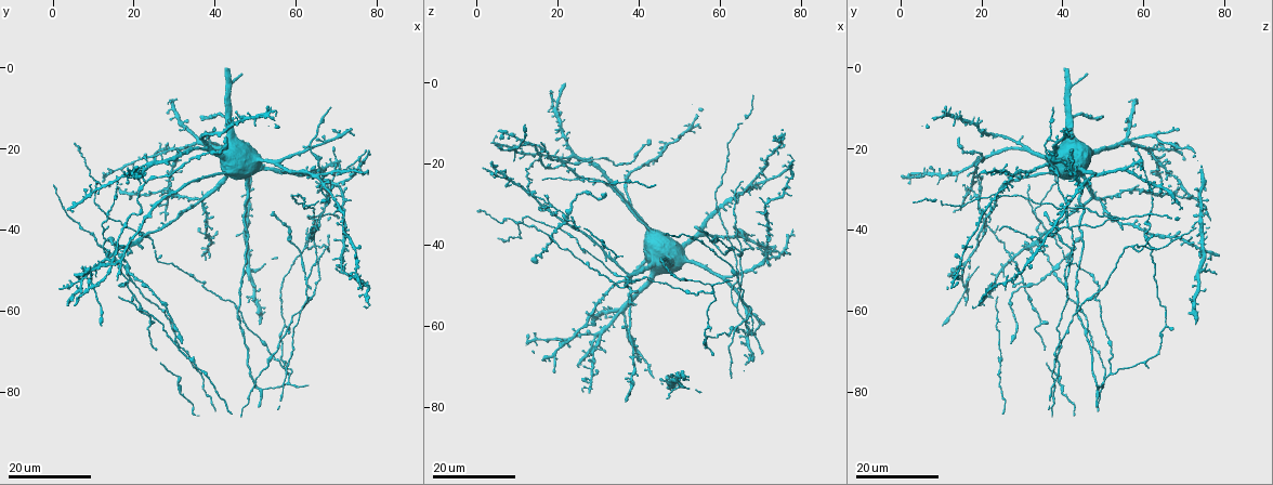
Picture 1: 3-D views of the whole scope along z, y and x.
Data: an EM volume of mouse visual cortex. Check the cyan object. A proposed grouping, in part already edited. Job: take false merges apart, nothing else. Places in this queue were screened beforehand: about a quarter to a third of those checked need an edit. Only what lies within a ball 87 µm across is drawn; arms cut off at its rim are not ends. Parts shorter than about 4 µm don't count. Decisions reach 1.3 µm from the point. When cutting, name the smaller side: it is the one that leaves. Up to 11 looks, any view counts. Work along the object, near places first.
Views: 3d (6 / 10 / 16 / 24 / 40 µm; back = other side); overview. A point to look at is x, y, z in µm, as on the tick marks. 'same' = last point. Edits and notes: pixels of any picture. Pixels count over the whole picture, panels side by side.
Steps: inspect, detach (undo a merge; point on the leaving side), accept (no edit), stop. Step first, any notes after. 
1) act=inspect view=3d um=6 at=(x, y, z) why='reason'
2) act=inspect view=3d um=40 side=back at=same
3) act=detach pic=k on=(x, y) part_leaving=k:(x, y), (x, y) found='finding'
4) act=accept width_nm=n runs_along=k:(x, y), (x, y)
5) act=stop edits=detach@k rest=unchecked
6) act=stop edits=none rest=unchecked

act=inspect view=3d um=16 at=(64.5, 37.0, 54.5) why='side arm on a straight run'

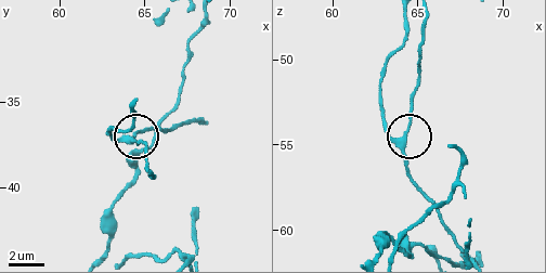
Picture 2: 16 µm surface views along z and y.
act=inspect view=3d um=6 at=(63.8, 37.3, 55.0) why='closer look'

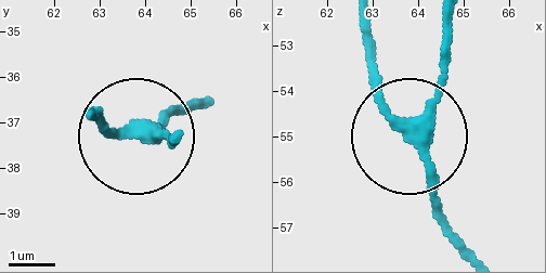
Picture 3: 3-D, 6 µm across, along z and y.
act=accept side_arm_um=18 runs_along=3:(453, 22), (441, 91), (414, 138), (450, 238) found='all the same neuron'

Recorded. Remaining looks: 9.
act=inspect view=3d um=24 at=(67.5, 44.0, 57.5) why='branch point'

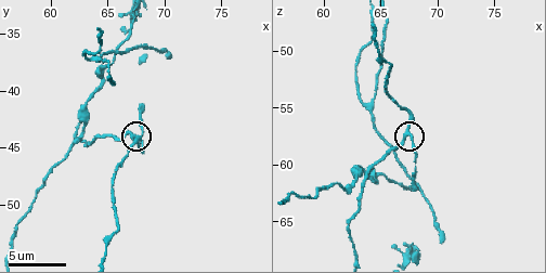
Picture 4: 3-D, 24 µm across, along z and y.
act=inspect view=3d um=6 at=same

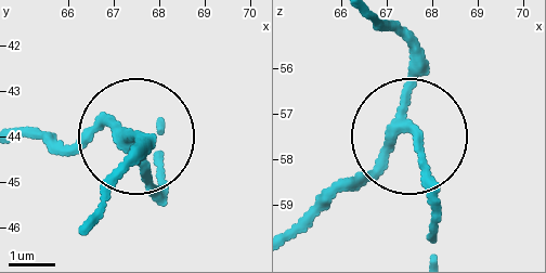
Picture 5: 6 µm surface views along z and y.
act=accept width_nm=210 runs_along=5:(297, 234), (408, 129), (437, 187), (437, 218) found='continuous, no second neuron'

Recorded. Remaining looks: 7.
act=inspect view=3d um=16 at=(18.0, 50.5, 37.5) why='branch point'

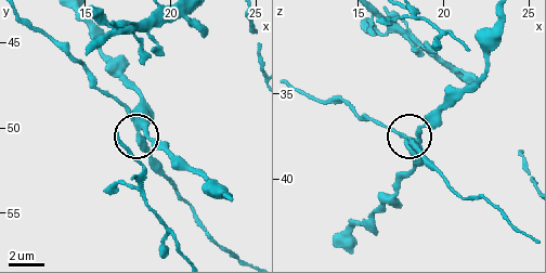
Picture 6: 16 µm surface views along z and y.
act=inspect view=3d um=10 at=(18.2, 50.5, 37.7)

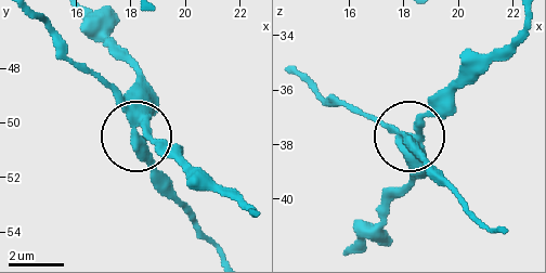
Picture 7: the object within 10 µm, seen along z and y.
act=inspect view=3d um=10 side=back at=(18.1, 50.4, 37.8)

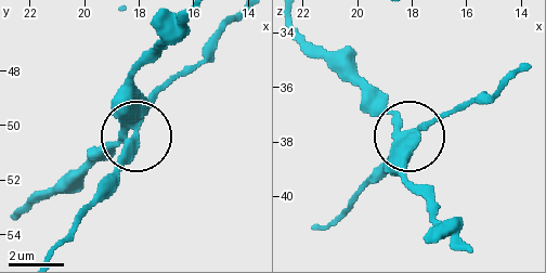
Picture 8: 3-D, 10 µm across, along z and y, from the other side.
act=detach pic=8 on=(115, 107) side_arm_um=33 arms=3 found='a second neuron is stuck on'

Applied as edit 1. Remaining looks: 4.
act=stop edits=detach@8 rest=unchecked

